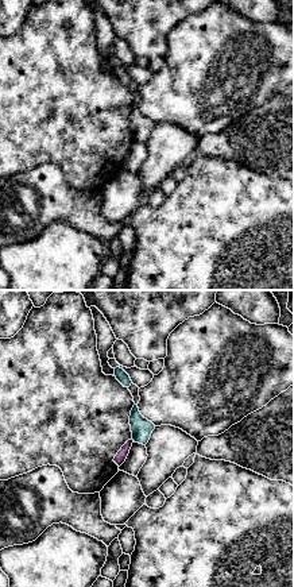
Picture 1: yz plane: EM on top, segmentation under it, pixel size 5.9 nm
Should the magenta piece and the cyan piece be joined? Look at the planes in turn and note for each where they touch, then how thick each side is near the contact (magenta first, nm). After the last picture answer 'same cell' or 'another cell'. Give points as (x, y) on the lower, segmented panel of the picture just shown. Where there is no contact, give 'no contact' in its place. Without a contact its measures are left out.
no contact

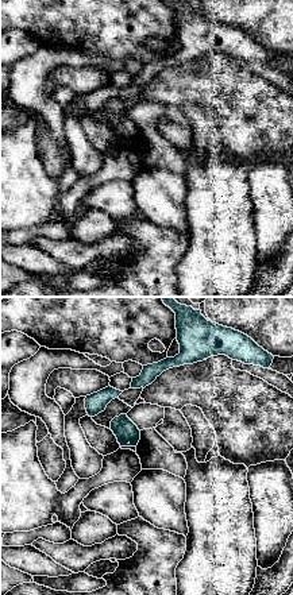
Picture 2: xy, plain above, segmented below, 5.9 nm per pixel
contact (128, 447); calibres 30 and 140 nm

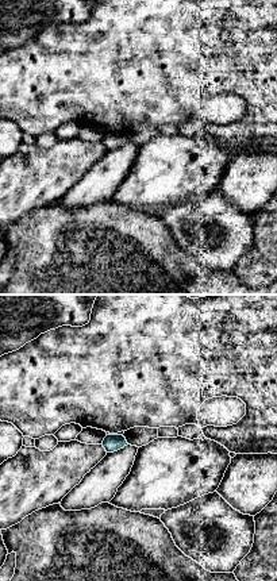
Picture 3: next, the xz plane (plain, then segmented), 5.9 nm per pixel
contact (115, 434); calibres 20 and 100 nm

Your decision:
another cell

